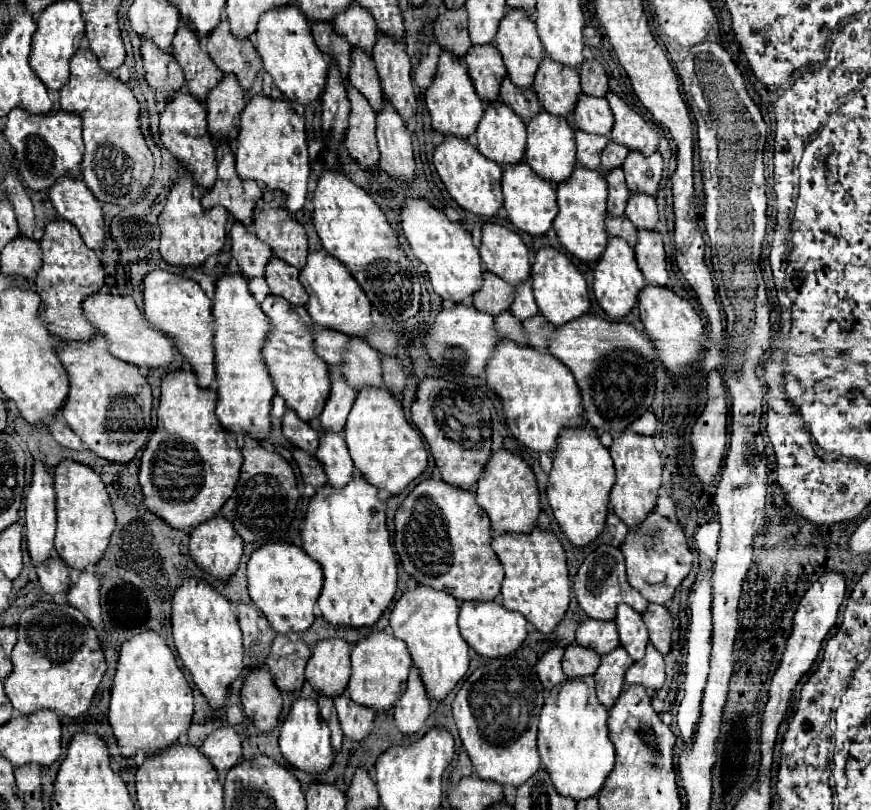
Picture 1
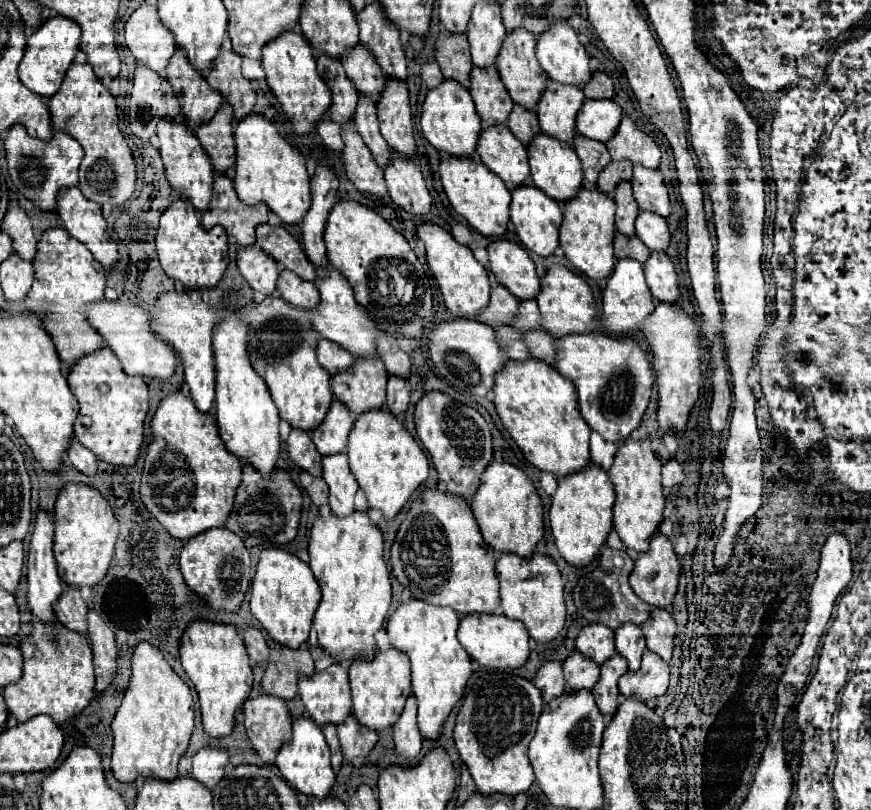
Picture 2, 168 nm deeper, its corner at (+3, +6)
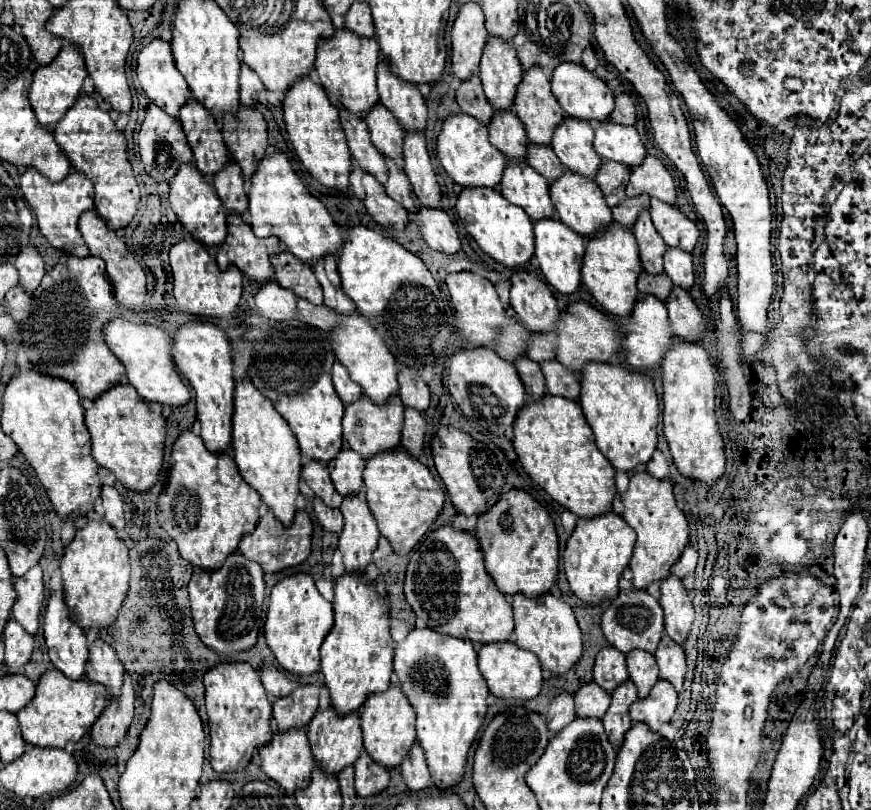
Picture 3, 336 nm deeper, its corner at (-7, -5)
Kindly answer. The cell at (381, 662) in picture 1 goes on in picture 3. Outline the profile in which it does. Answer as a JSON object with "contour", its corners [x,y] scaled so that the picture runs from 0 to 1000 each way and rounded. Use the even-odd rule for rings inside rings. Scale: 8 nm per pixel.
{"contour":[[[447,847],[447,852],[437,857],[421,859],[417,872],[412,874],[412,884],[414,884],[419,926],[428,933],[428,938],[440,943],[442,948],[458,946],[476,916],[476,889],[479,889],[476,874],[463,857],[460,847]]]}

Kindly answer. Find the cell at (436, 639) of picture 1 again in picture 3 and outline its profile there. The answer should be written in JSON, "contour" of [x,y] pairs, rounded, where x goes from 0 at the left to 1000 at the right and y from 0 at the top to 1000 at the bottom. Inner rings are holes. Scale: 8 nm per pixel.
{"contour":[[[474,775],[463,793],[454,795],[454,830],[479,879],[479,914],[499,968],[504,973],[525,968],[532,960],[536,928],[555,894],[561,859],[559,842],[548,825],[543,793],[495,775]]]}

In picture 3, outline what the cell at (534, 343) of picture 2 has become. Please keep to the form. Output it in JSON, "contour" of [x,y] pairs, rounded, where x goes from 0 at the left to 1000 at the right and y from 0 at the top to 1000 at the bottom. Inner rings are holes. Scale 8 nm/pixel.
{"contour":[[[626,444],[621,447],[621,454],[630,486],[665,494],[665,467],[660,459],[656,459],[639,444]]]}

